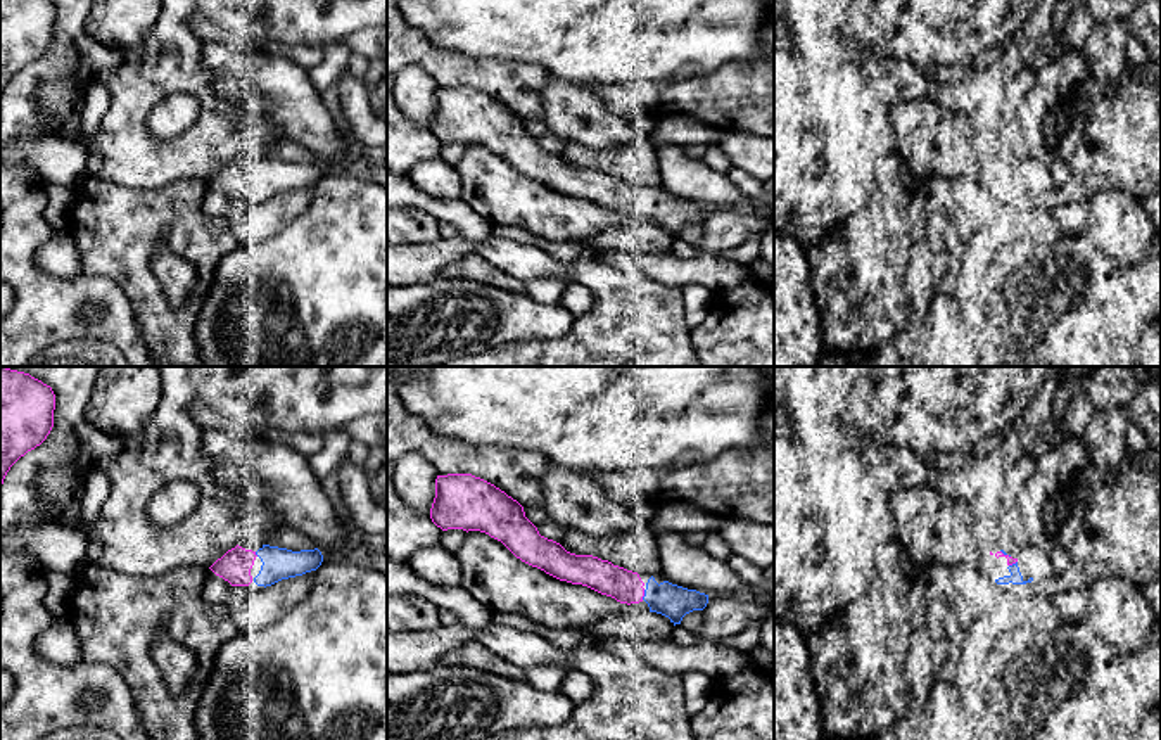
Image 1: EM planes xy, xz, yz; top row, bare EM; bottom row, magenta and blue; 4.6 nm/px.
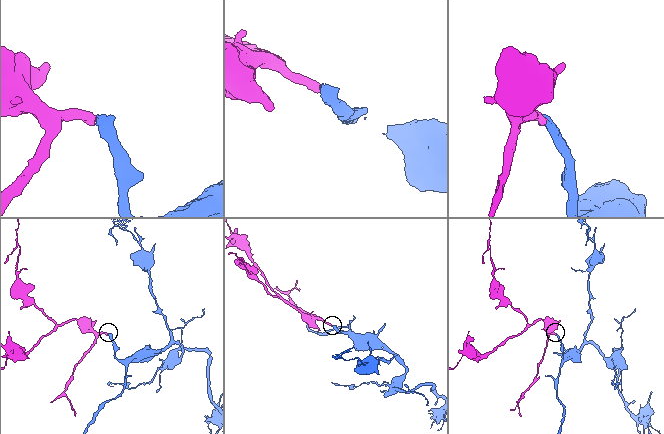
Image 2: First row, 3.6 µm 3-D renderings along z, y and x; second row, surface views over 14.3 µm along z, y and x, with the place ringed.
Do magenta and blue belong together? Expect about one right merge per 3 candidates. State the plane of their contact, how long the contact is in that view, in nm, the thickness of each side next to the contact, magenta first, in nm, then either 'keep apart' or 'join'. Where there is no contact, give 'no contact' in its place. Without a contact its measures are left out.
meets magenta in xz; contact 50 nm long; 160 nm thick on the magenta side, 160 nm on the other; join

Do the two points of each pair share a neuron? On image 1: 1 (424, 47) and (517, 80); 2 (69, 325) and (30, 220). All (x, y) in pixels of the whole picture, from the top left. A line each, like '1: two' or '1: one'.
1: one
2: one

